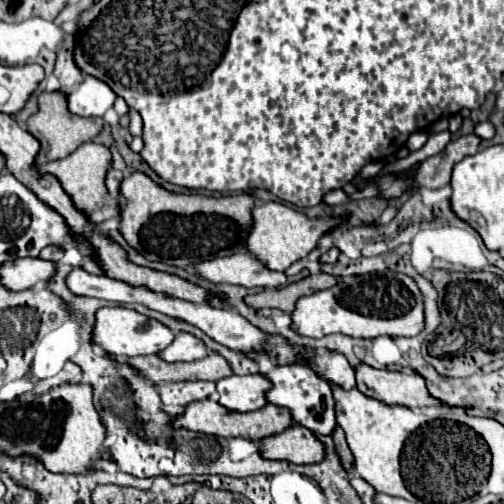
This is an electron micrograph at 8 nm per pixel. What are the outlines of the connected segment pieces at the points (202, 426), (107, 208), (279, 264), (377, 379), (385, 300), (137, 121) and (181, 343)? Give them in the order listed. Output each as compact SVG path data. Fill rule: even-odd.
M200 400L200 402L190 402L184 412L176 418L172 418L172 428L184 428L184 430L192 430L192 432L202 432L202 434L210 434L210 436L224 436L224 438L246 438L252 442L258 442L260 438L266 438L268 434L280 434L280 430L286 430L292 424L292 418L288 418L288 410L280 410L278 406L264 406L260 410L254 412L230 412L224 410L224 406L220 406L218 402L212 400Z
M84 142L66 158L40 166L38 172L40 174L52 174L62 184L62 188L70 196L70 200L74 202L74 208L84 212L90 222L98 224L98 222L104 222L108 218L114 218L118 212L116 200L112 196L108 196L108 190L104 186L104 174L110 168L110 160L112 160L112 156L110 156L106 146L94 144L94 142Z
M266 202L266 204L258 204L252 208L252 230L246 236L246 240L242 242L242 246L246 248L248 254L252 254L256 260L260 260L268 270L284 272L296 260L306 258L316 248L320 236L326 230L330 230L332 226L336 226L338 222L340 220L336 220L336 218L310 220L302 212L298 212L286 204Z
M358 364L356 368L356 388L370 398L376 398L384 404L400 404L400 406L440 406L428 390L426 382L418 374L402 374L376 370L368 364Z
M400 272L364 274L340 278L340 282L328 290L314 292L296 302L292 316L292 328L300 336L324 338L328 334L344 334L352 338L376 338L376 336L416 336L424 328L424 302L418 286L412 278Z
M130 108L128 116L130 116L130 124L128 124L130 134L132 134L132 136L140 136L140 134L142 134L142 118L140 118L140 114Z
M180 332L176 334L176 338L172 340L172 344L168 344L164 350L158 352L158 356L164 362L192 362L192 360L200 360L208 354L206 346L202 340L198 340L192 334Z

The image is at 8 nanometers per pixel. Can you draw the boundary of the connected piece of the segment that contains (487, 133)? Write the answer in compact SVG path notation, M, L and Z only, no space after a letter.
M478 122L478 124L474 126L474 134L476 134L478 138L482 138L482 140L488 140L488 138L494 136L494 124L492 124L492 122Z

